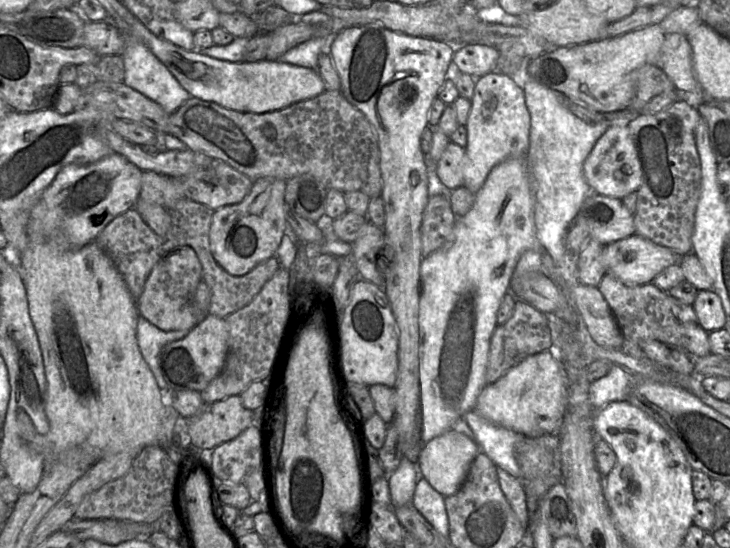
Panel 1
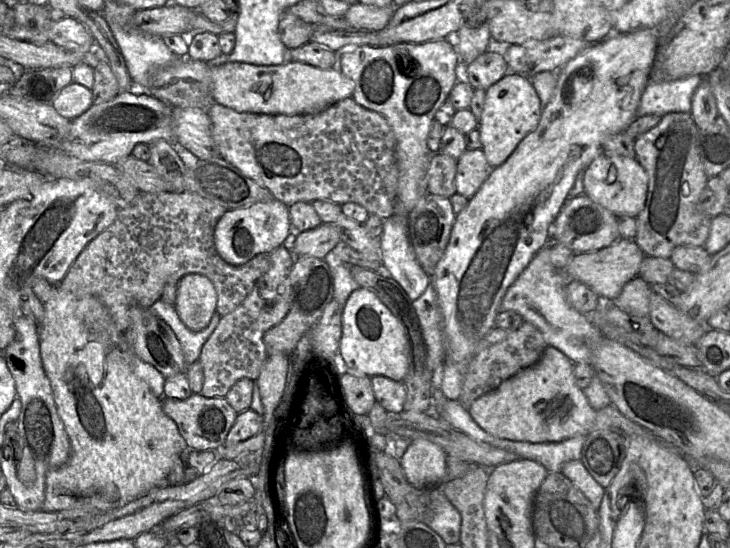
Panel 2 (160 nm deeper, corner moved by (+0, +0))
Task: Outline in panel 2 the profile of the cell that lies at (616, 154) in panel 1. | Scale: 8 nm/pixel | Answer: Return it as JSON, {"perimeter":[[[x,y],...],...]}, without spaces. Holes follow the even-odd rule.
{"perimeter":[[[602,151],[583,171],[582,180],[584,194],[617,217],[636,218],[645,206],[648,177],[636,158],[610,155]]]}

